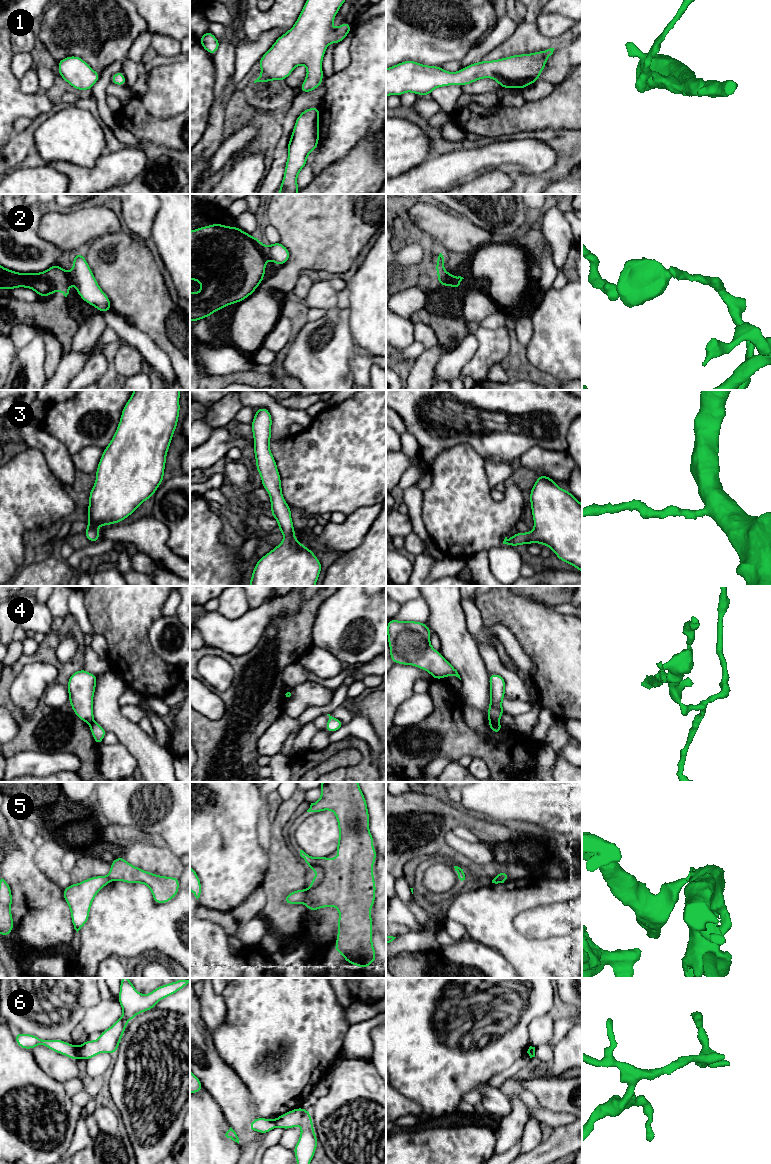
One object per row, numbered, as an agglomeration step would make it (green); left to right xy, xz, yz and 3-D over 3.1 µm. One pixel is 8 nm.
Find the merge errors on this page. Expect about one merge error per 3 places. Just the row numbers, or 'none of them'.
2, 4, 5, 6

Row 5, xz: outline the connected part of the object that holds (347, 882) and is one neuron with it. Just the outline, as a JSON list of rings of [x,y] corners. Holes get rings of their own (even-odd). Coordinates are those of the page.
[[[322,782],[321,798],[311,803],[307,812],[334,812],[339,829],[337,843],[338,857],[311,857],[303,850],[300,856],[317,872],[306,893],[304,904],[310,911],[322,907],[335,906],[339,911],[337,941],[334,951],[342,954],[345,961],[352,965],[367,969],[376,961],[376,953],[372,942],[372,916],[370,910],[375,902],[376,884],[372,867],[377,851],[374,839],[369,831],[369,812],[366,799],[358,782]]]

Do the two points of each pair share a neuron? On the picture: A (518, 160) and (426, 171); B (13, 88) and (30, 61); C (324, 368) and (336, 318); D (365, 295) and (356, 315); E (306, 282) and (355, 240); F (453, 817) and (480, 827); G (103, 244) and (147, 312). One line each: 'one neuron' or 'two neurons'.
A: one neuron
B: two neurons
C: one neuron
D: one neuron
E: two neurons
F: one neuron
G: one neuron

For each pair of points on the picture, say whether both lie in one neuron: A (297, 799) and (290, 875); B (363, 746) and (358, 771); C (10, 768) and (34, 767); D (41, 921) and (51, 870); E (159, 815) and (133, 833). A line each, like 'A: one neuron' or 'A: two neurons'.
A: one neuron
B: one neuron
C: one neuron
D: two neurons
E: two neurons

